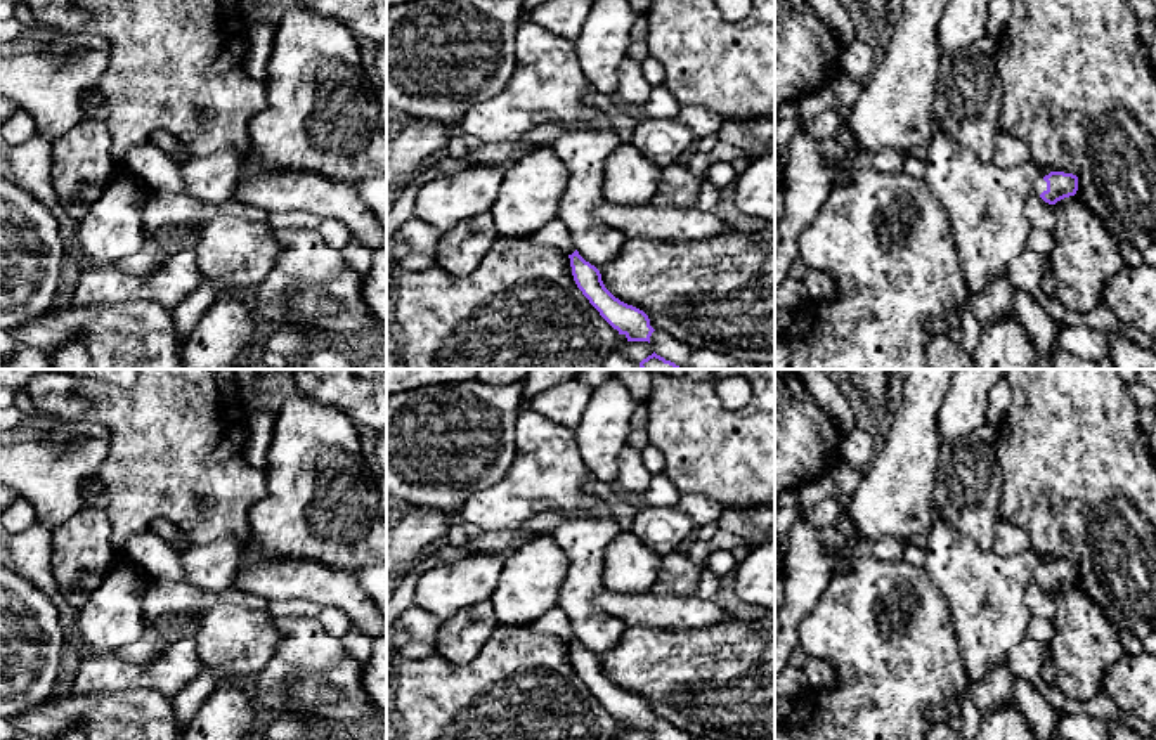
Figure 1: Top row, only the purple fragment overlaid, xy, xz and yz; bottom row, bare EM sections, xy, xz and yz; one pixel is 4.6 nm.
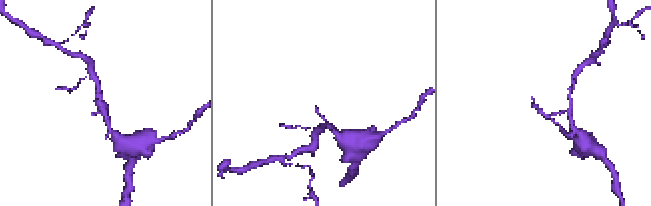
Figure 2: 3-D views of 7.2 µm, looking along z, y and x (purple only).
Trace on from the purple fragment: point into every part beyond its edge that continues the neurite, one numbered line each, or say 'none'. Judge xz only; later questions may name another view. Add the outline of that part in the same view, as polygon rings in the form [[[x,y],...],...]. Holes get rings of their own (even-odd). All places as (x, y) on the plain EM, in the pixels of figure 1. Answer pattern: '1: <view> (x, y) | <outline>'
1: xz (553, 621) | [[[553,607],[542,617],[530,622],[529,629],[541,634],[556,634],[567,643],[572,643],[577,638],[568,617],[563,613],[560,607]]]

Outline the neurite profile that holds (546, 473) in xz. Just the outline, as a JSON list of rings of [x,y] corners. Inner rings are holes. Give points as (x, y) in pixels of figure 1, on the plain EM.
[[[527,407],[516,414],[515,447],[506,475],[459,508],[463,523],[482,532],[508,530],[544,511],[588,510],[596,503],[582,490],[594,477],[579,454],[575,430]]]

